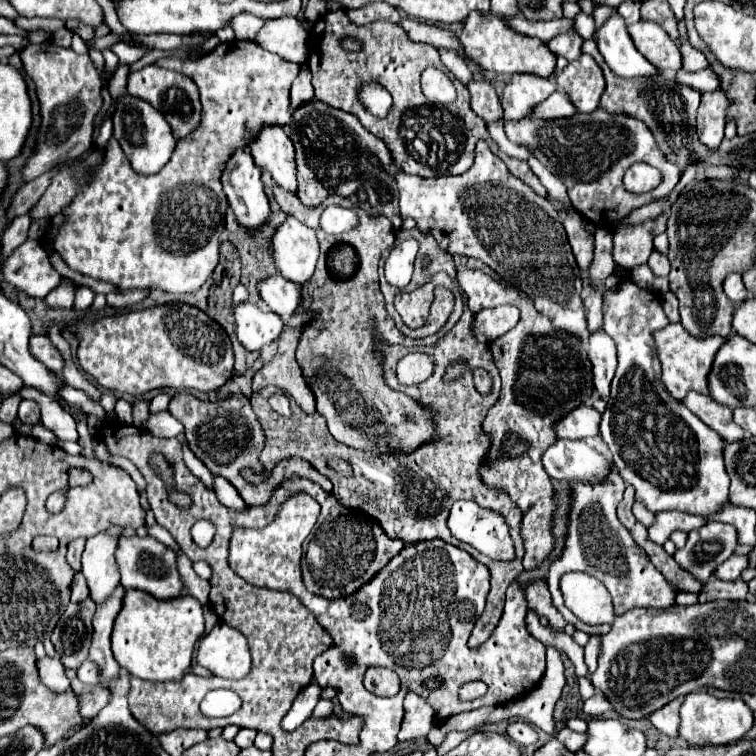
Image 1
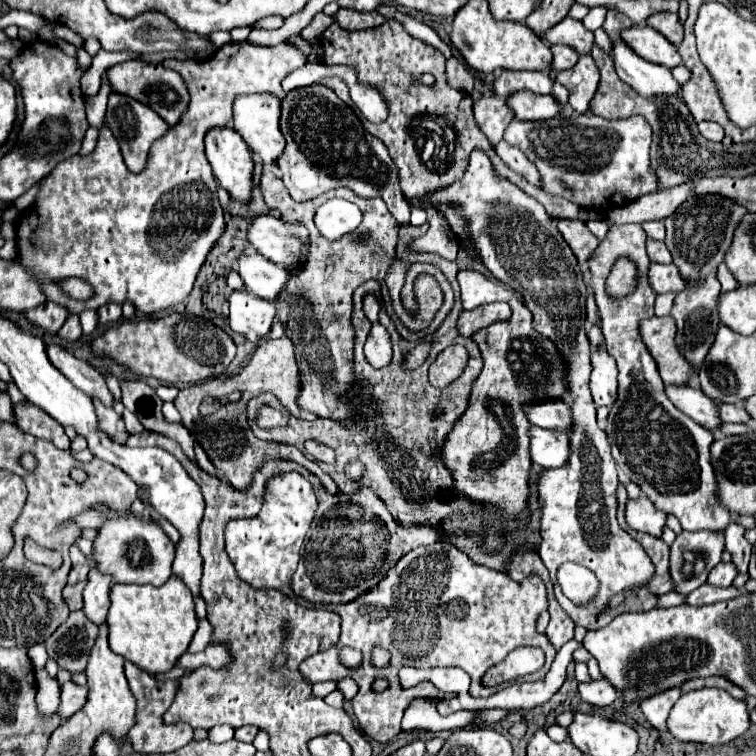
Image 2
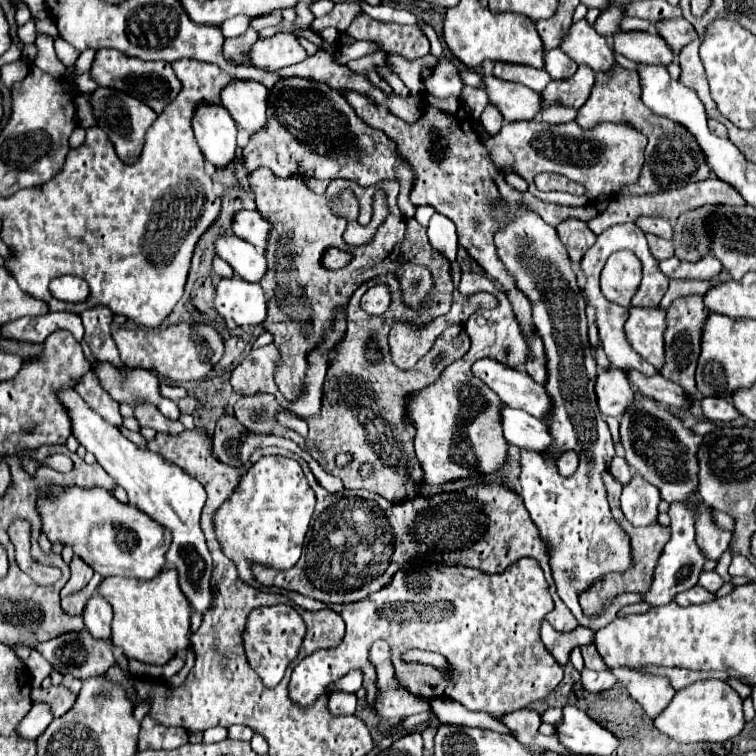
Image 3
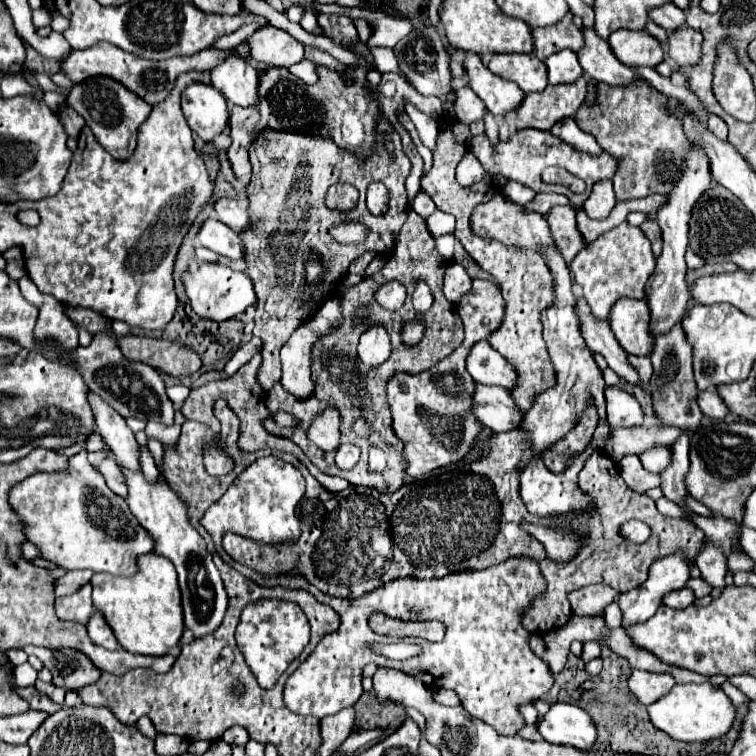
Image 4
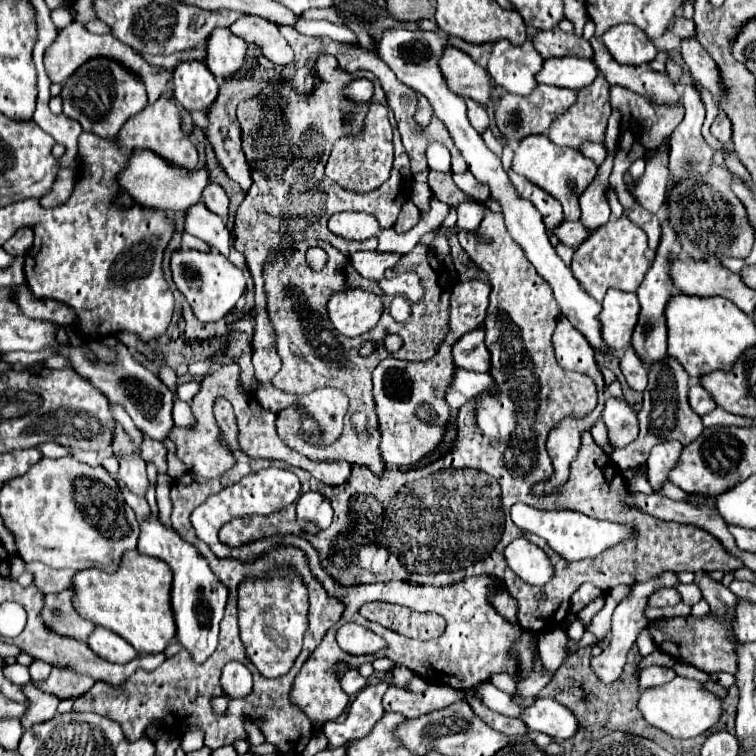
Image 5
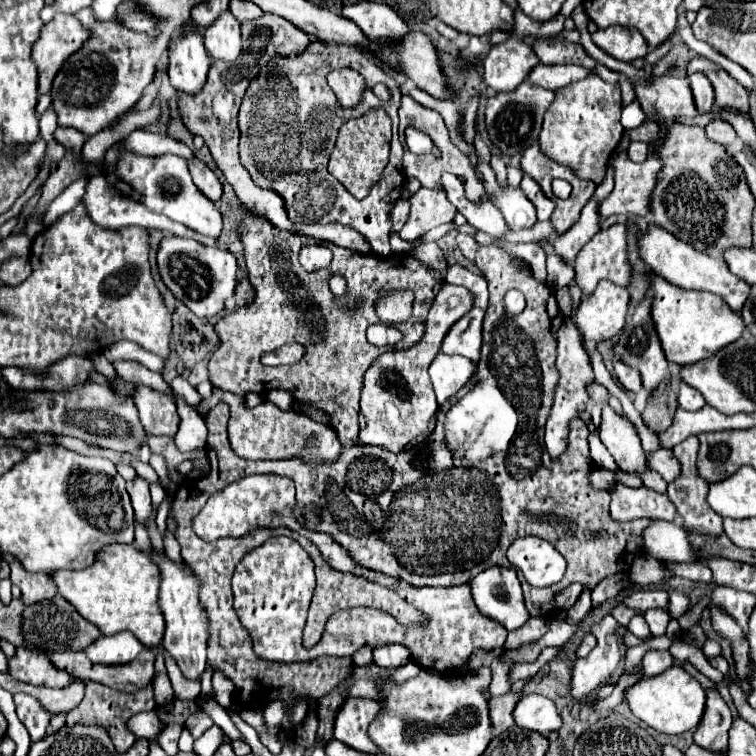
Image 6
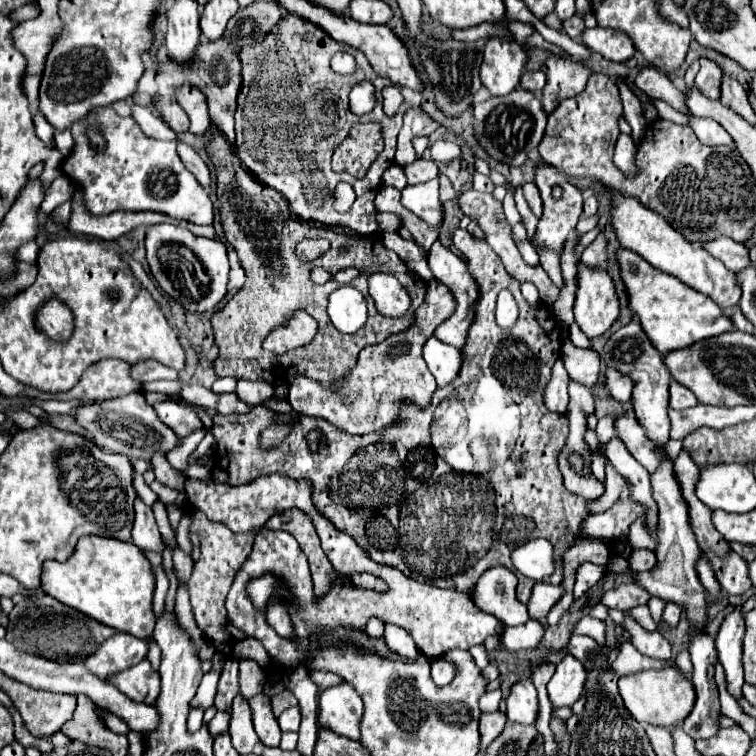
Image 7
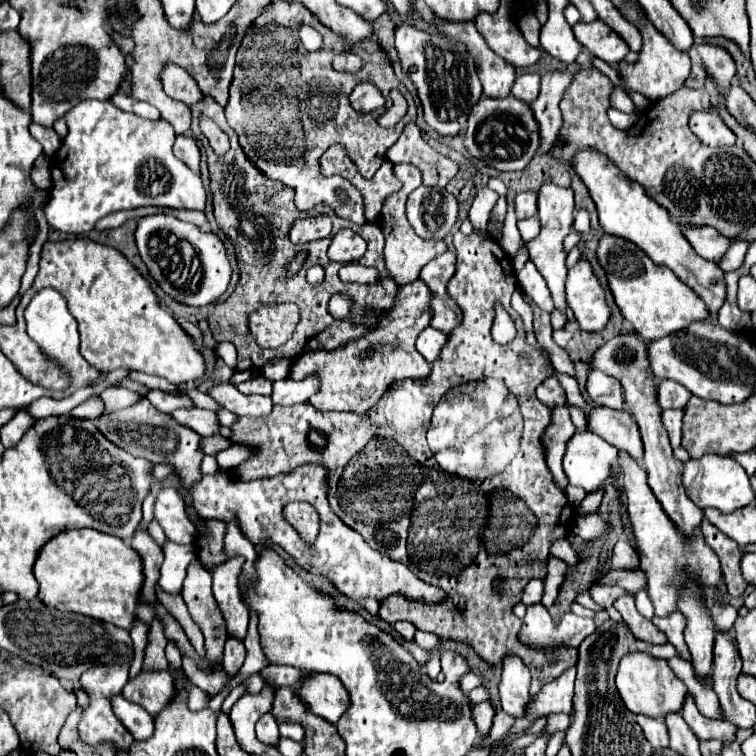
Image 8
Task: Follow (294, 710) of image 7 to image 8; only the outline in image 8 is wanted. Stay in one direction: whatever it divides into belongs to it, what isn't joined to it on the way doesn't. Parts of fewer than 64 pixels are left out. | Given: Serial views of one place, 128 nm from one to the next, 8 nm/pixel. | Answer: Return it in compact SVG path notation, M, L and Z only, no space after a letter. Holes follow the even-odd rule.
M282 722L280 724L280 736L282 738L304 738L304 728L298 722Z

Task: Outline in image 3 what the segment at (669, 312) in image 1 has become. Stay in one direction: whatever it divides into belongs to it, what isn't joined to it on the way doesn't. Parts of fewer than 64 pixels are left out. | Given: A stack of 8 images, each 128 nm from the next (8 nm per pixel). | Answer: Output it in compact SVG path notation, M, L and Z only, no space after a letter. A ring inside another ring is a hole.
M670 280L670 286L660 302L660 308L668 308L668 304L680 296L688 296L688 294L704 294L710 286L720 284L720 280L712 280L712 282L700 282L700 280Z

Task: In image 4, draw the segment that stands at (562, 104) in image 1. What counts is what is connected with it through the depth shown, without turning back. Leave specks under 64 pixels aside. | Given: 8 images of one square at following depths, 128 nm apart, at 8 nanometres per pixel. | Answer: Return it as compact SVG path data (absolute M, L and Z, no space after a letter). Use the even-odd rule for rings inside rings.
M466 54L464 68L470 78L470 88L480 96L480 100L492 114L508 114L520 108L524 92L518 90L514 82L502 80L488 68L484 68L480 56Z

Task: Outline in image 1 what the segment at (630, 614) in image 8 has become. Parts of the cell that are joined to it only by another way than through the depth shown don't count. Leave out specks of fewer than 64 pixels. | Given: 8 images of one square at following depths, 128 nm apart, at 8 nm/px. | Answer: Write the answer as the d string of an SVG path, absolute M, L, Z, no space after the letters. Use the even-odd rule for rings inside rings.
M676 698L670 702L670 706L664 706L662 710L656 710L650 714L650 722L666 736L678 736L678 726L680 726L680 704L682 698Z

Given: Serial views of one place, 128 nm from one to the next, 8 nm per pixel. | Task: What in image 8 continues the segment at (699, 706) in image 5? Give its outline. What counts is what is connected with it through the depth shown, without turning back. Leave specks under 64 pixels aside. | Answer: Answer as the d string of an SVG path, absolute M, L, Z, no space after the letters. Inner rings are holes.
M630 654L628 658L624 658L616 674L616 686L630 712L644 714L656 720L664 720L668 714L680 712L688 696L686 686L674 676L668 662L664 658L652 658L648 654Z

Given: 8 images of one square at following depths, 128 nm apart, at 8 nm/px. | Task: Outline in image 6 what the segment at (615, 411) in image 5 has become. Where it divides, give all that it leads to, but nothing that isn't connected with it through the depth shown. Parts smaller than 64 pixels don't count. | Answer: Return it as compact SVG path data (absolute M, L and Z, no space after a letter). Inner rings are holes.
M610 406L602 410L600 440L622 470L644 470L644 452L636 426L626 416L616 414Z

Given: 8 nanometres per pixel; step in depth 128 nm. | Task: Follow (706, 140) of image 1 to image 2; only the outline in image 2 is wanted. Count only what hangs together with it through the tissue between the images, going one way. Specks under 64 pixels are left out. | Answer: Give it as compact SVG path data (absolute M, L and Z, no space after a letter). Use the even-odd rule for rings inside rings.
M704 120L704 122L700 122L698 126L700 126L700 134L704 134L704 136L706 136L708 140L712 140L712 142L720 142L720 140L724 138L724 130L722 130L716 122Z

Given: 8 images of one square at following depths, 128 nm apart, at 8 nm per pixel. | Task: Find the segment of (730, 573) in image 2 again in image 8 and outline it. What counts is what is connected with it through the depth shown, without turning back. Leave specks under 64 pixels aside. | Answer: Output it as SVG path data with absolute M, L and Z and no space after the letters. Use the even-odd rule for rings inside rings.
M672 612L670 616L666 618L652 618L654 626L658 626L666 636L668 636L668 642L672 642L676 646L676 650L680 652L680 658L682 660L688 660L690 662L690 652L686 650L686 642L682 638L682 630L686 626L686 620L682 618L682 614L678 612Z

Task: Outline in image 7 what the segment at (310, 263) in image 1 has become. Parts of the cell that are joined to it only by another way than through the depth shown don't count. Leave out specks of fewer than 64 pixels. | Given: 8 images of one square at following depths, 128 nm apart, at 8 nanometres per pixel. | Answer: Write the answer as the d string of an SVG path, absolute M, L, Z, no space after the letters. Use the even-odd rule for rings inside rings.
M178 142L178 154L184 162L184 166L196 176L196 180L202 184L202 188L210 188L210 168L206 166L206 162L194 152L192 146L184 144L184 142Z

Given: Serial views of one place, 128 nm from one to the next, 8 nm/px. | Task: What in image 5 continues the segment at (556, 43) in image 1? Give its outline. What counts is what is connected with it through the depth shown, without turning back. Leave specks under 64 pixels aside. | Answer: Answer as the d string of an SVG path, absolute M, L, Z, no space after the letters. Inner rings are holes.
M562 56L544 60L544 68L538 72L538 82L548 86L556 86L552 82L576 82L570 86L570 90L580 90L582 86L588 86L596 76L598 70L594 70L594 62L588 58Z

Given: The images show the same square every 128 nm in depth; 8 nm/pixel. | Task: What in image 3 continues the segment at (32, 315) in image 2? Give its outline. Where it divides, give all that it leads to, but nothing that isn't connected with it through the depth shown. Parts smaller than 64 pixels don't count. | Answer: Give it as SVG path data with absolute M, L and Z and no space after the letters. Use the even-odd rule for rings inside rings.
M48 312L42 316L22 316L16 322L8 322L2 326L4 338L26 340L26 342L44 342L56 330L70 330L74 338L82 340L84 328L82 320L70 312Z

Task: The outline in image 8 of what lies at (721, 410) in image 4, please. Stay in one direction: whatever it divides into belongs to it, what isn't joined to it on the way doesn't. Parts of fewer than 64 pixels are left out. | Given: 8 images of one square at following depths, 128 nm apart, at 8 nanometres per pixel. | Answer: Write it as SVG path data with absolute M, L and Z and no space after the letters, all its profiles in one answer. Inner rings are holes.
M662 380L658 386L658 402L664 410L666 408L684 408L688 404L690 396L692 394L674 380Z

